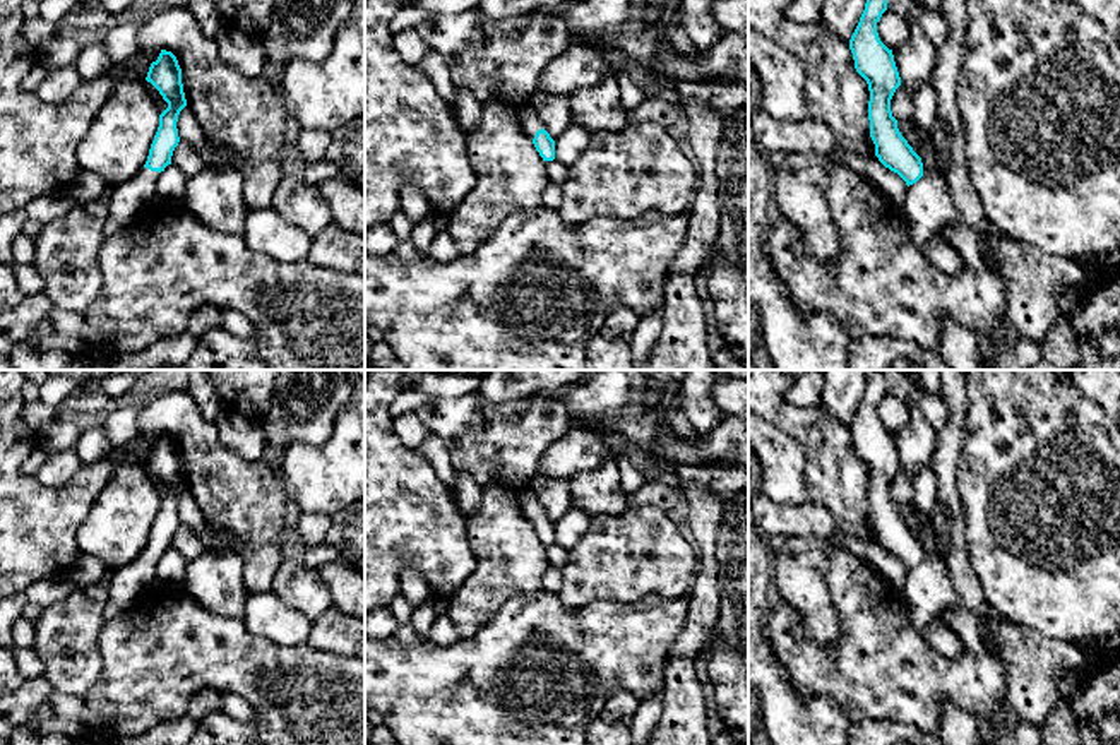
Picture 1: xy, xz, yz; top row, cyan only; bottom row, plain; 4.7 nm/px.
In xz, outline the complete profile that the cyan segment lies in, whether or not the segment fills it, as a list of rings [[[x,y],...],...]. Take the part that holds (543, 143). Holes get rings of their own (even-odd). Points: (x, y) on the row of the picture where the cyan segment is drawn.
[[[522,104],[519,110],[519,125],[521,130],[533,140],[536,151],[543,158],[543,161],[555,159],[555,140],[545,130],[543,122],[538,113],[527,104]]]

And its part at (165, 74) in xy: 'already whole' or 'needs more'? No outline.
needs more

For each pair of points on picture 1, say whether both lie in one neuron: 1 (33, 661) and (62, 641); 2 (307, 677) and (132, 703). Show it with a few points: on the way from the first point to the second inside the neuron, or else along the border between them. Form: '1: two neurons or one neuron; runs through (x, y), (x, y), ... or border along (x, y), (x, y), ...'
1: two neurons; border along (31, 648), (41, 661), (45, 675)
2: one neuron; runs through (264, 673), (175, 673)

